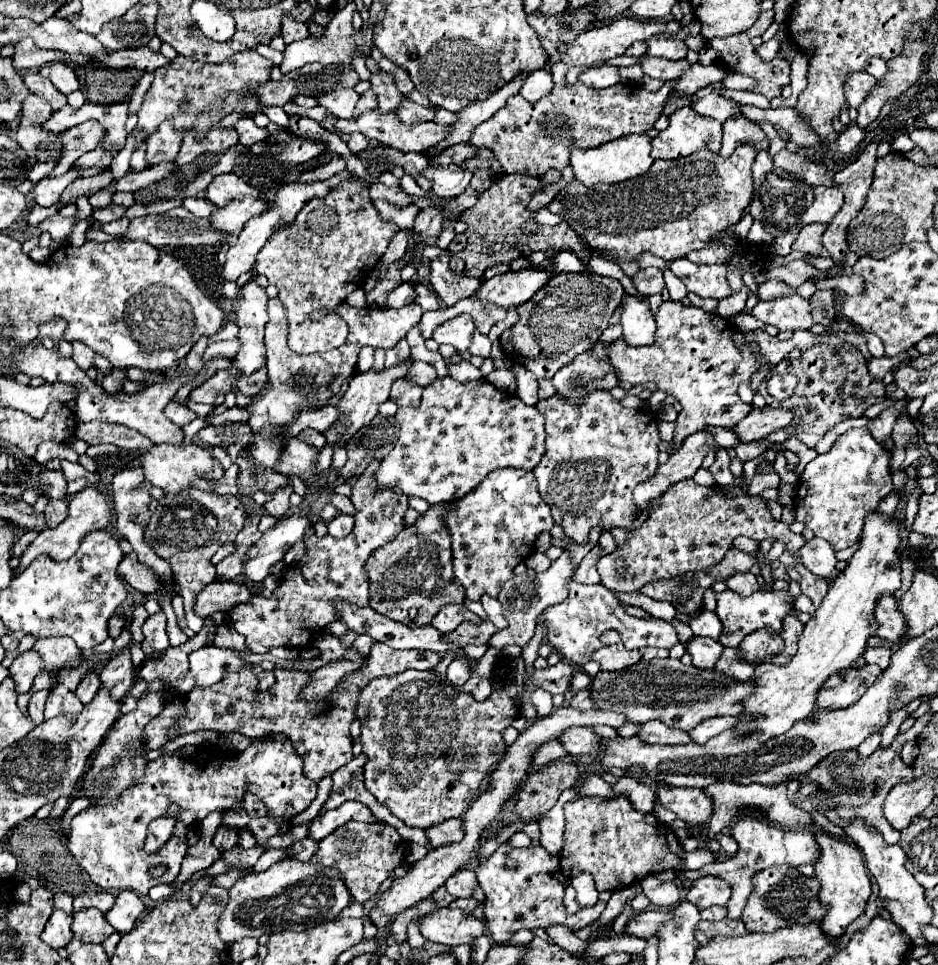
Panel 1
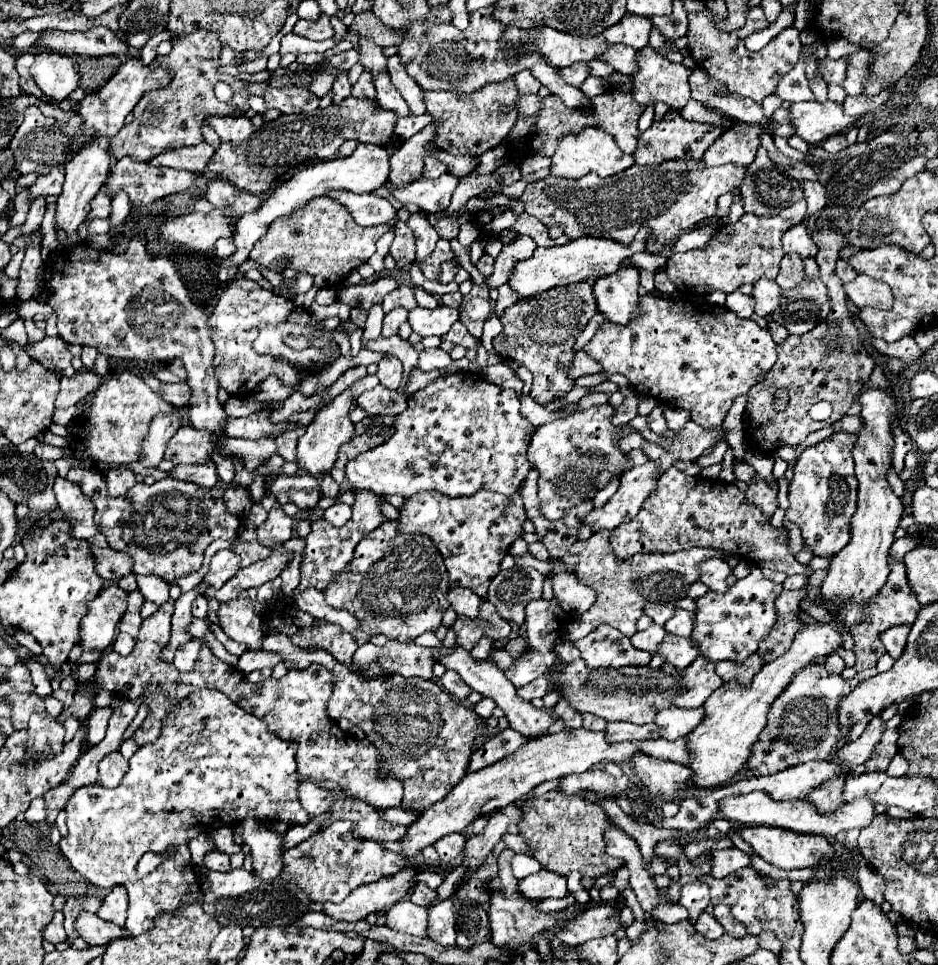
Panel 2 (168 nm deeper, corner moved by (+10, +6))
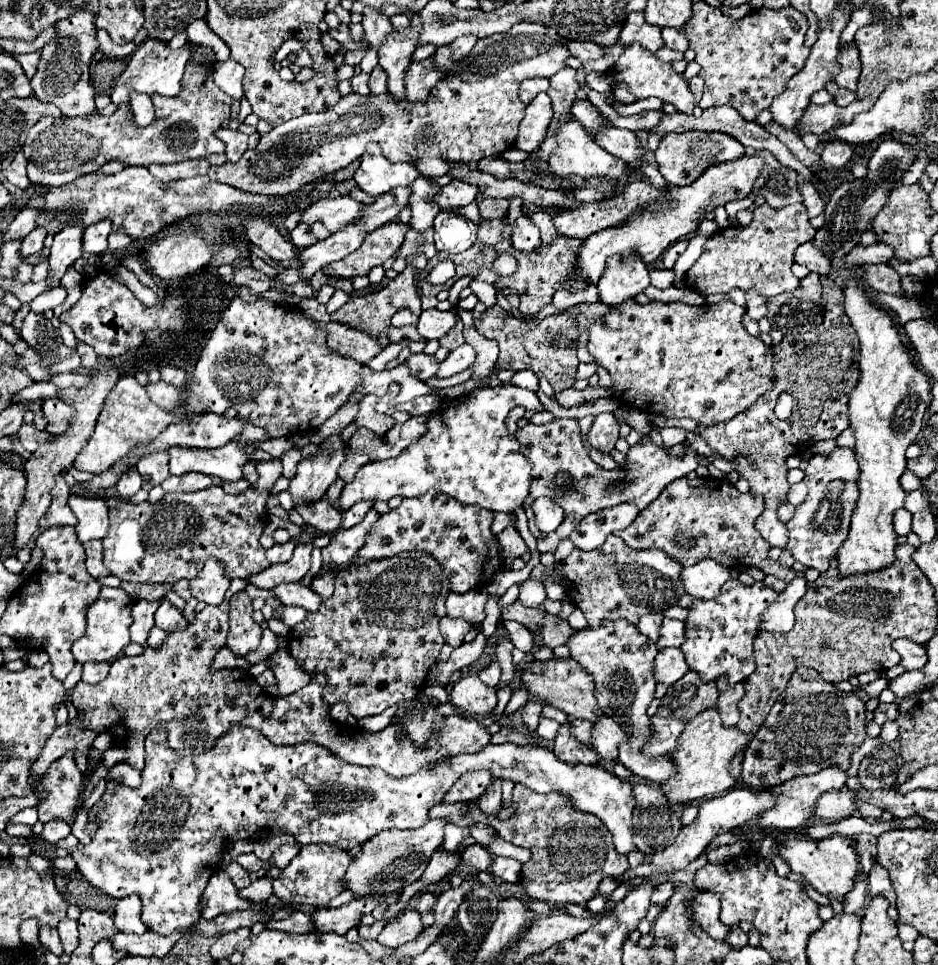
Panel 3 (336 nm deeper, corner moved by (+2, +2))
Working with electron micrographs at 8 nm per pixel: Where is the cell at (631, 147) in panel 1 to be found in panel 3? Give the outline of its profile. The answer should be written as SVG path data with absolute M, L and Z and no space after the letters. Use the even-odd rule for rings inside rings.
M571 119L569 123L565 123L559 129L559 147L551 153L549 157L549 169L553 175L557 177L569 177L569 175L579 175L581 179L591 179L591 177L603 177L603 179L613 179L613 181L621 181L627 171L629 165L621 159L617 159L615 155L607 153L605 149L601 149L597 143L593 143L593 139L589 137L589 133L583 129L581 123L577 123L575 119Z

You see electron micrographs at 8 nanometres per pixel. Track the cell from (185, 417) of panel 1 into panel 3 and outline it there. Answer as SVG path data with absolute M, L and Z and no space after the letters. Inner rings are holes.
M167 449L143 455L137 463L137 471L143 477L143 489L149 491L151 487L159 485L163 479L167 479L167 475L171 475L169 473L169 453L167 453Z

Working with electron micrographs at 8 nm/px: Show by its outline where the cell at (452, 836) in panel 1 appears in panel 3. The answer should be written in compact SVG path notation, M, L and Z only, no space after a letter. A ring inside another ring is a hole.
M469 845L463 853L461 853L461 863L471 867L471 869L477 869L477 871L485 871L489 865L491 865L491 857L489 857L489 851L481 845Z

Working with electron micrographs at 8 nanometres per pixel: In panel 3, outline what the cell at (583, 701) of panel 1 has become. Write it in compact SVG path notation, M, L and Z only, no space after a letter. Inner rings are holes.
M565 721L561 727L559 727L559 733L555 737L555 747L553 747L553 753L563 759L565 763L589 763L589 765L595 765L599 761L597 753L593 747L589 745L583 745L581 741L577 741L573 735L571 735L571 723Z

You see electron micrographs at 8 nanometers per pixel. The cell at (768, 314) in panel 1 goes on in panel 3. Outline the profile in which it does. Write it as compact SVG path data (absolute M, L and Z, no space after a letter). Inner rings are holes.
M747 291L747 315L751 319L761 319L767 315L767 297L759 295L757 291Z

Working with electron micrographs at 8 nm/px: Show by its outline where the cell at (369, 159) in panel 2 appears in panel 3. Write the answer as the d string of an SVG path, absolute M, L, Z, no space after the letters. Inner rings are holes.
M369 143L353 179L367 195L377 197L397 185L411 185L417 177L419 171L411 163L391 163L383 157L377 143Z

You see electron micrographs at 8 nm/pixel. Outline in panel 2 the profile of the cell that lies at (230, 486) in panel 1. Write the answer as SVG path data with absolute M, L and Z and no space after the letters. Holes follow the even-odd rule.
M205 463L205 465L177 465L169 471L171 477L179 479L179 481L189 481L195 483L199 487L215 487L217 485L217 471L213 463Z

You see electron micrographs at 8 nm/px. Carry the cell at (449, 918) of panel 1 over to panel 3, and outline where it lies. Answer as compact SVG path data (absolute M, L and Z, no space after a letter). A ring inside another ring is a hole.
M405 909L383 927L377 941L385 947L397 949L407 941L417 939L423 933L423 929L425 927L421 923L421 915L415 909Z

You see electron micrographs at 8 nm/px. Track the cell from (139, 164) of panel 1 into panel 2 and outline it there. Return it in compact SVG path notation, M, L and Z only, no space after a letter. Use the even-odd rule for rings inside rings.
M103 189L97 193L97 197L91 201L91 213L89 213L89 219L107 219L111 215L111 201L109 197L103 193Z

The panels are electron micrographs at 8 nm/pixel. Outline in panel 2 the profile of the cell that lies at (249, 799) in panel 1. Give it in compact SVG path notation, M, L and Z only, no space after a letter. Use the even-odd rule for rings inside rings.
M245 819L241 823L239 835L243 843L251 849L253 871L259 879L269 881L281 873L281 855L283 855L283 835L273 833L265 827L259 827L255 819Z

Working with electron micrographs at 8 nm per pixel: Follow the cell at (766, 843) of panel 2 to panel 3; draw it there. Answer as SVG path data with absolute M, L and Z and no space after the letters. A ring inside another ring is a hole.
M783 833L777 837L779 841L779 857L791 867L793 873L801 875L807 879L807 883L817 889L823 895L835 895L843 899L847 891L853 889L853 877L859 871L859 861L857 861L857 851L855 851L855 841L847 837L827 837L827 839L809 839L803 835L793 835L793 833Z

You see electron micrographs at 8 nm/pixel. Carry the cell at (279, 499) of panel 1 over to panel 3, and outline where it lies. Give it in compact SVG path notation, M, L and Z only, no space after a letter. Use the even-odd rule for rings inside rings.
M289 539L287 543L281 543L281 545L275 543L271 549L265 551L265 555L267 555L269 563L285 563L291 559L293 549L295 549L295 539Z

